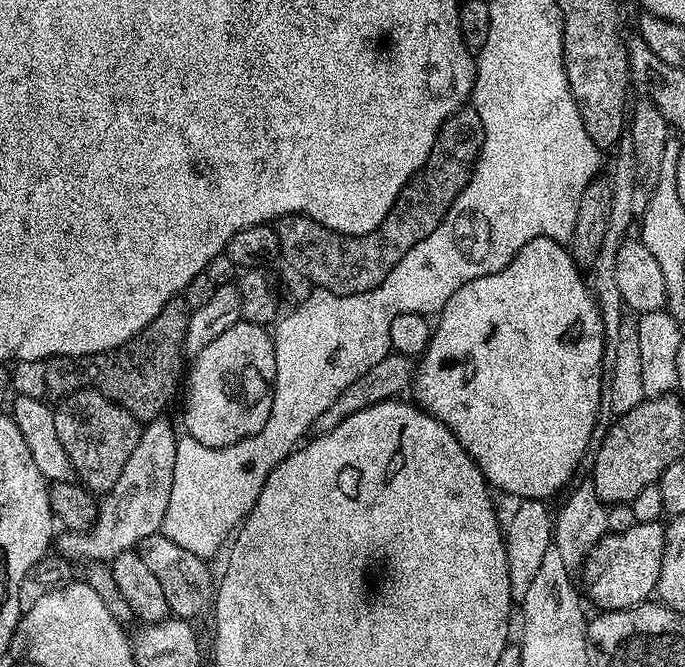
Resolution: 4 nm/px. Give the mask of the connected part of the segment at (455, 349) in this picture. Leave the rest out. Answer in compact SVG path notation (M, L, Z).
M539 236L534 238L530 242L526 242L526 246L522 246L518 250L518 254L515 258L506 265L502 270L498 270L498 274L486 274L482 278L474 278L474 282L466 282L466 286L462 286L459 290L452 295L450 302L446 302L446 306L438 314L438 319L440 321L435 321L434 327L432 329L432 337L428 343L428 349L425 350L423 356L419 357L418 363L414 368L414 379L412 382L412 387L410 389L411 395L416 395L414 397L415 403L419 407L423 408L429 416L438 418L444 423L448 429L450 429L453 434L458 438L458 442L462 442L462 446L470 454L470 458L474 458L474 462L477 466L480 467L480 472L484 475L485 480L488 481L489 485L493 489L501 488L504 492L509 492L512 496L518 496L521 501L523 500L541 500L547 501L548 496L552 496L572 475L576 472L576 467L580 464L580 459L583 456L587 457L589 455L588 443L592 437L592 431L594 426L598 422L598 416L596 416L596 411L599 410L600 404L602 408L602 392L600 396L600 375L605 375L606 372L606 341L604 339L604 323L600 317L600 311L596 305L596 297L589 285L586 283L585 277L584 280L580 277L580 272L578 269L577 261L572 259L572 253L567 247L559 240L551 240L545 236Z

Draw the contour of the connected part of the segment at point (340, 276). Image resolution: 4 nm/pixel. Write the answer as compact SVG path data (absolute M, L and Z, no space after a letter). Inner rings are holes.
M471 106L459 108L459 110L438 130L434 146L426 158L426 162L406 182L406 186L398 194L390 214L370 234L365 236L339 236L334 230L314 222L308 216L282 216L275 221L274 227L280 243L280 256L298 275L312 283L313 289L321 288L330 294L339 296L360 296L363 292L372 292L384 281L386 274L406 258L407 252L422 238L426 238L442 222L442 218L450 210L454 198L462 194L462 190L470 182L476 160L482 150L484 131L482 130L482 118L478 118L476 109Z

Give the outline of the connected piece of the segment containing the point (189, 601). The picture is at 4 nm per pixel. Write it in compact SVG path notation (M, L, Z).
M163 534L146 538L138 545L142 562L154 573L154 578L162 585L166 594L169 613L173 617L189 622L196 622L203 612L211 613L214 608L214 576L204 565L203 555L195 556L191 547L185 546L181 541L172 540Z

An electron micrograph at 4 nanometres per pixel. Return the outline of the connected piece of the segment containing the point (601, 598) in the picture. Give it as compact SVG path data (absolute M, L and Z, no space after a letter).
M660 520L635 524L630 530L621 532L609 532L596 543L595 548L588 555L588 559L582 569L584 584L588 587L588 596L597 604L597 609L613 612L614 610L626 610L645 603L655 593L656 583L662 570L662 554L664 553L665 525Z

